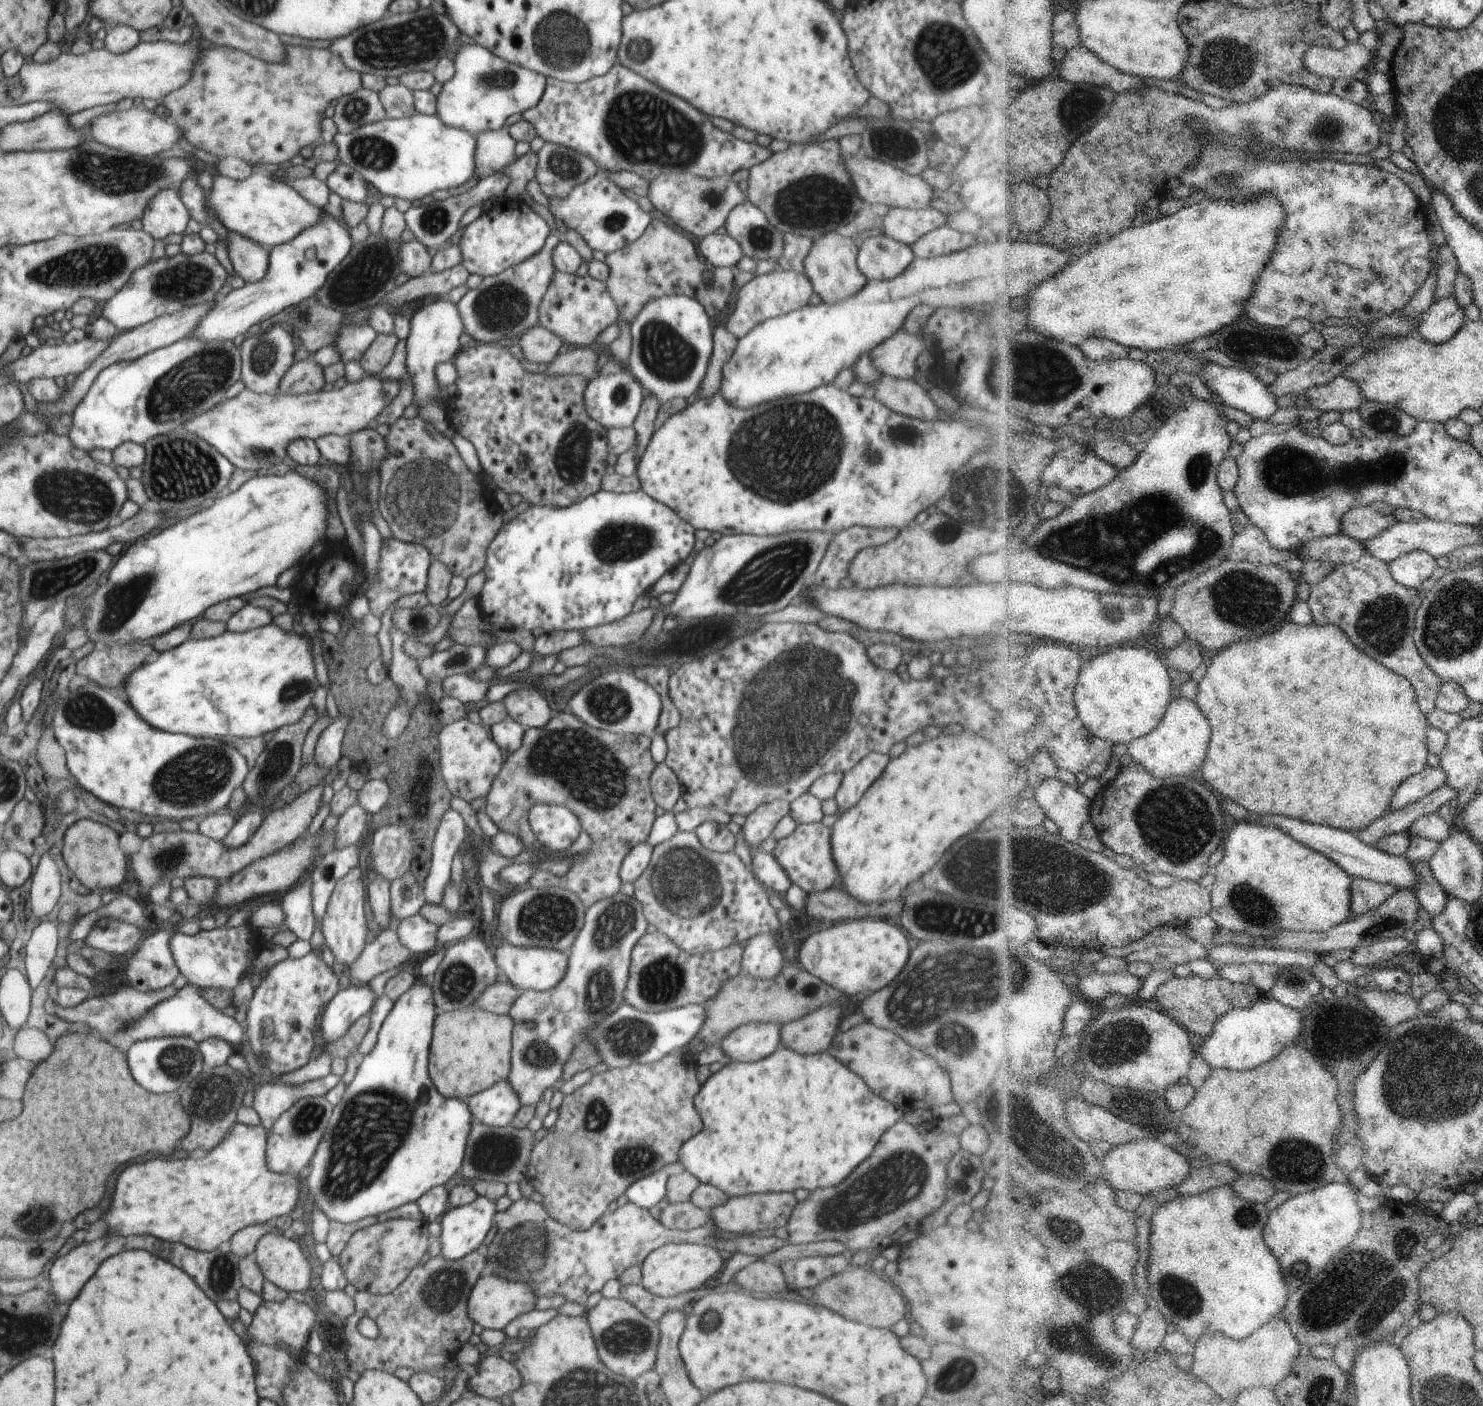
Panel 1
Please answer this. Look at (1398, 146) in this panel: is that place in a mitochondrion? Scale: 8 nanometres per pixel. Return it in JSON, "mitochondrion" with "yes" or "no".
{"mitochondrion":"no"}

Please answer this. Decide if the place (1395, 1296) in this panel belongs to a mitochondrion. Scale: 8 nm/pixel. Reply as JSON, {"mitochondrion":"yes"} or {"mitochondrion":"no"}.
{"mitochondrion":"yes"}

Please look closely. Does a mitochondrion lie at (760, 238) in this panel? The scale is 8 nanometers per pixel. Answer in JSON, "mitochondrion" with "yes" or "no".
{"mitochondrion":"yes"}

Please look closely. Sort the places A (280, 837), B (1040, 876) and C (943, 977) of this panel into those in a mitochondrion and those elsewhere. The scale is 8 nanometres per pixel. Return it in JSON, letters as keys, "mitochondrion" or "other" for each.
{"A":"other","B":"mitochondrion","C":"mitochondrion"}

